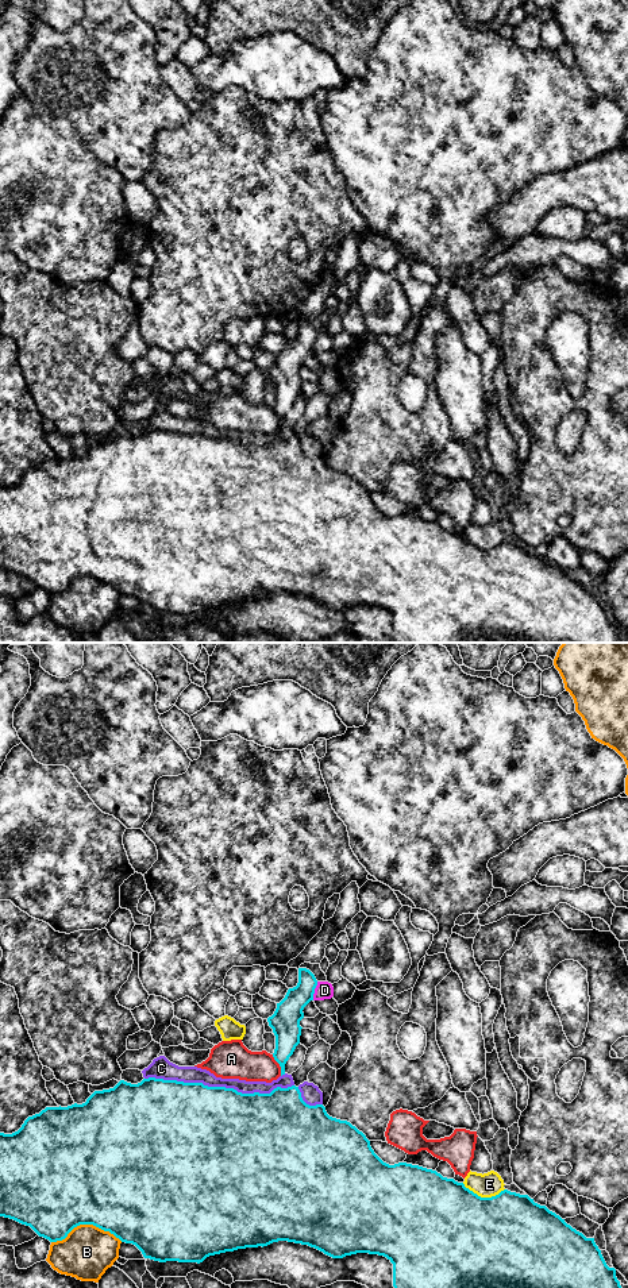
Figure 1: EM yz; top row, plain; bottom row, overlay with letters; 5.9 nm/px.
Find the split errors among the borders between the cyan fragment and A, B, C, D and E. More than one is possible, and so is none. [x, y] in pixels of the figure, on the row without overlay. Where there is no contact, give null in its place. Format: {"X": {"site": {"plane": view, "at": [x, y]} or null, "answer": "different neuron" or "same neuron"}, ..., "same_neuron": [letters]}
{"A": {"site": {"plane": "yz", "at": [280, 417]}, "answer": "different neuron"}, "B": {"site": {"plane": "yz", "at": [87, 575]}, "answer": "different neuron"}, "C": {"site": {"plane": "yz", "at": [219, 439]}, "answer": "different neuron"}, "D": {"site": {"plane": "yz", "at": [314, 343]}, "answer": "different neuron"}, "E": {"site": {"plane": "yz", "at": [484, 550]}, "answer": "different neuron"}, "same_neuron": []}

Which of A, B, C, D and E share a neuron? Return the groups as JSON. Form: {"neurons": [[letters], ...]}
{"neurons": [["A"], ["B"], ["C"], ["D"], ["E"]]}

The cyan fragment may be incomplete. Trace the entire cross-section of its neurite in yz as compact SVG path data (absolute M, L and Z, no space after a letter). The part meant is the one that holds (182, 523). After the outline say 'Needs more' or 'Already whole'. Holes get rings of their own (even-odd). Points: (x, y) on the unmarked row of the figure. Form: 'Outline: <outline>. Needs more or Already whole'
Outline: M149 429L138 436L120 432L113 440L95 443L82 456L46 459L28 468L18 483L0 485L0 568L30 578L50 594L65 591L80 576L93 576L122 594L135 597L145 610L159 614L200 616L209 608L263 599L278 593L308 597L332 610L357 605L378 606L393 616L396 643L624 643L616 621L606 617L594 590L586 590L546 558L508 541L492 549L481 549L463 535L443 529L436 522L407 514L389 517L374 505L362 483L347 473L330 468L323 456L307 456L296 437L277 439L270 446L242 446L234 440Z. Already whole

